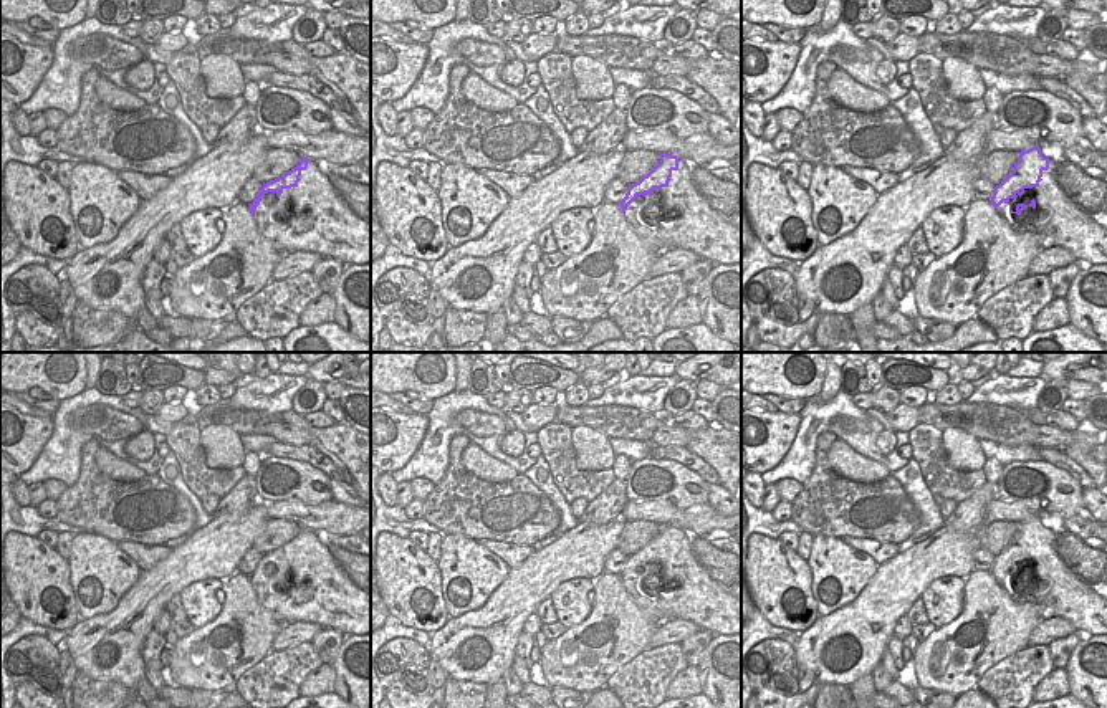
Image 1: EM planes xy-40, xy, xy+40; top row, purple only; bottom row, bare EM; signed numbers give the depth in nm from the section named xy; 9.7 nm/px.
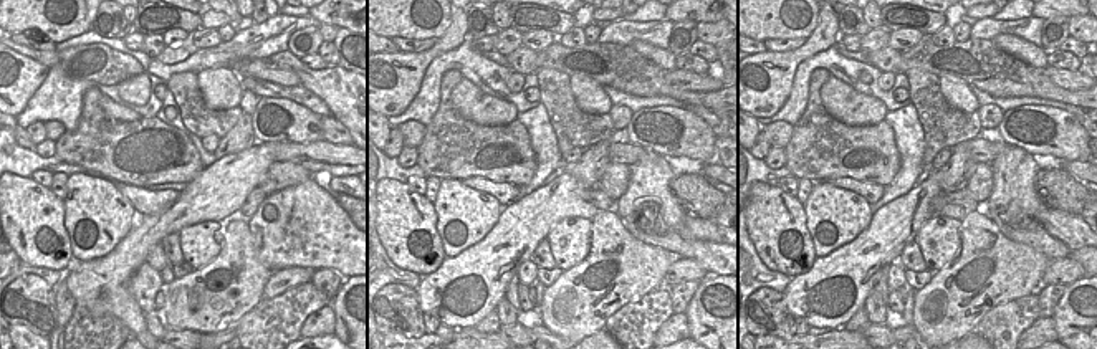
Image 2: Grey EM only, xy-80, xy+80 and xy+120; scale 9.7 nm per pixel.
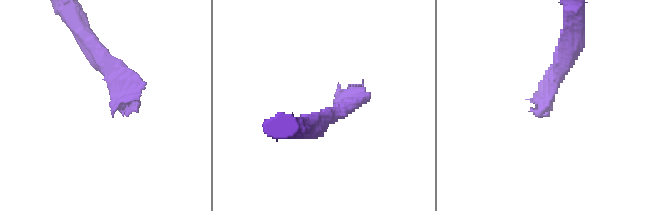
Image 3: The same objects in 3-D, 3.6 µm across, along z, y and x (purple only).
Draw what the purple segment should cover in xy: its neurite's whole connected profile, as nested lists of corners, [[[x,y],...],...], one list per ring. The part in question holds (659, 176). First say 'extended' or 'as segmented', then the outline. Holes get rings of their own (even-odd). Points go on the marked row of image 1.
extended; [[[660,154],[660,162],[639,182],[629,185],[619,203],[625,220],[640,238],[652,238],[655,246],[692,250],[713,265],[741,263],[741,230],[726,222],[695,189],[683,159]]]

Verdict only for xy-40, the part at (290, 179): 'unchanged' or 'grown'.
grown

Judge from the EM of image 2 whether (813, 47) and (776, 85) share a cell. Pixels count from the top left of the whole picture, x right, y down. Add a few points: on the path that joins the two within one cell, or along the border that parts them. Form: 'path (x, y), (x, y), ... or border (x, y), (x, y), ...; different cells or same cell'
path (803, 52), (783, 75); same cell

